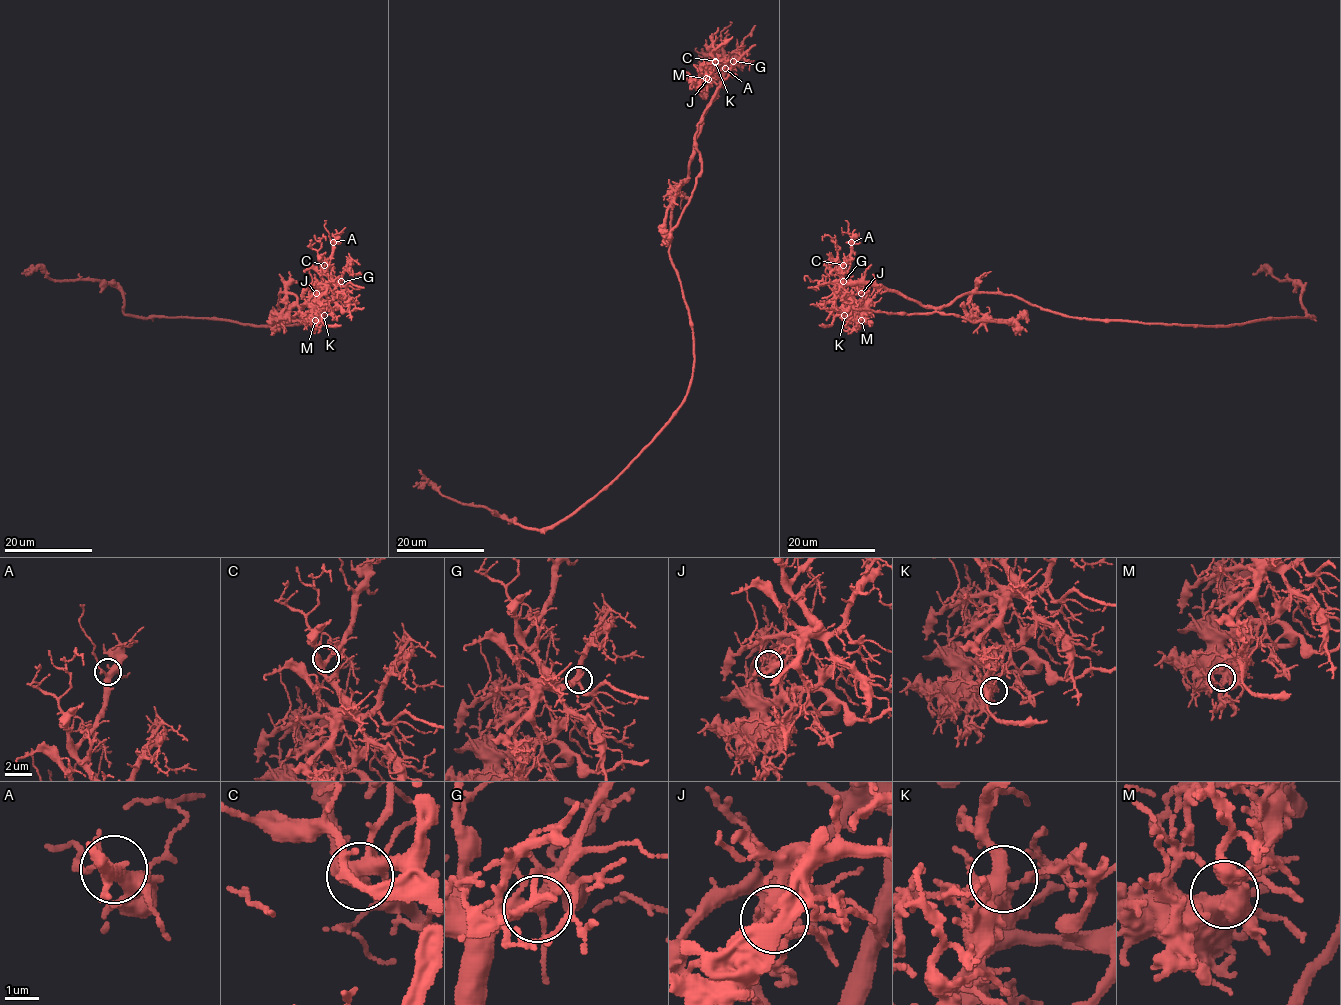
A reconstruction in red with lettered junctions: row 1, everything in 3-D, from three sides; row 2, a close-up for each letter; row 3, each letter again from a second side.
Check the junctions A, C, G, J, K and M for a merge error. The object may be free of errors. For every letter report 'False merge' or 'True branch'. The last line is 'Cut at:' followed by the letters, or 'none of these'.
A: True branch
C: True branch
G: True branch
J: False merge
K: True branch
M: True branch
Cut at: J

